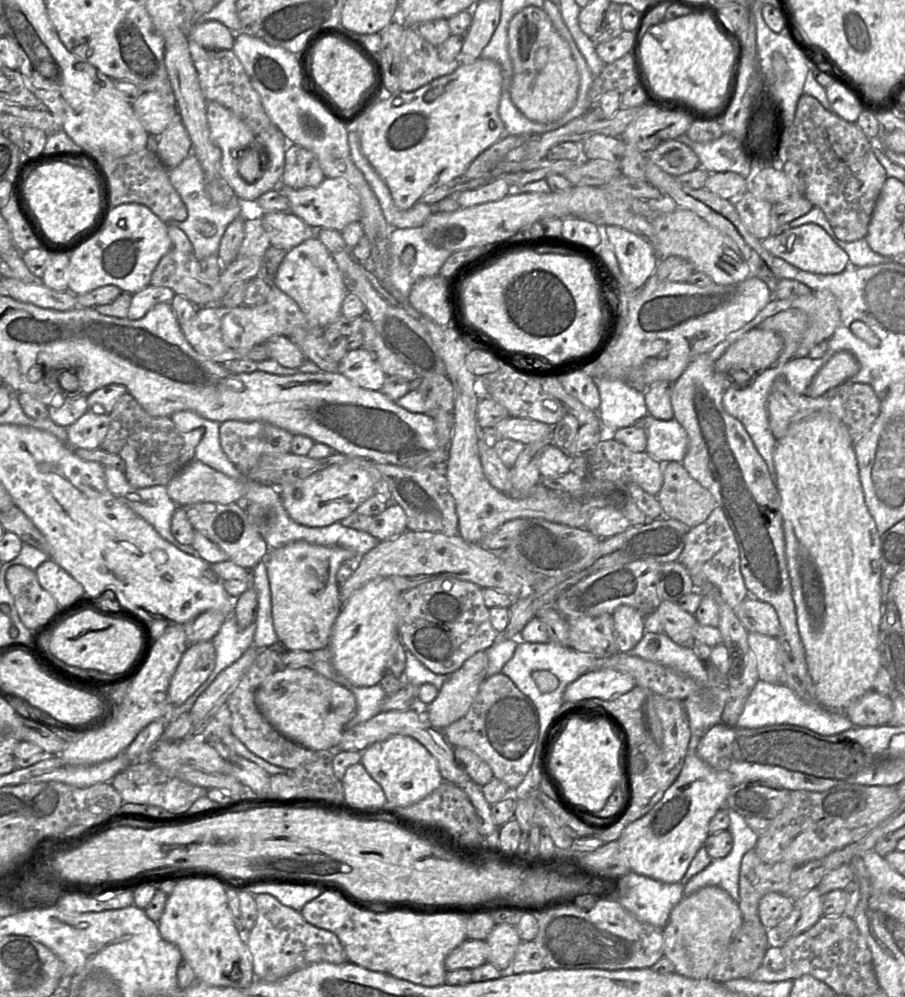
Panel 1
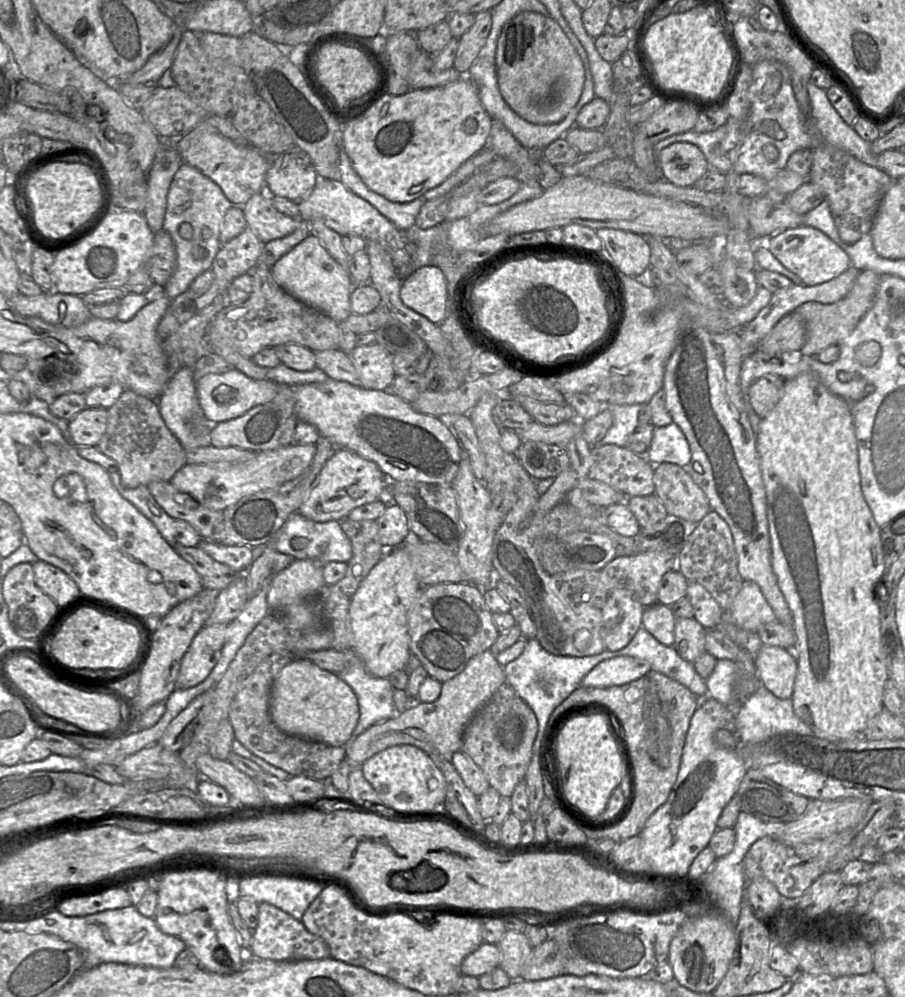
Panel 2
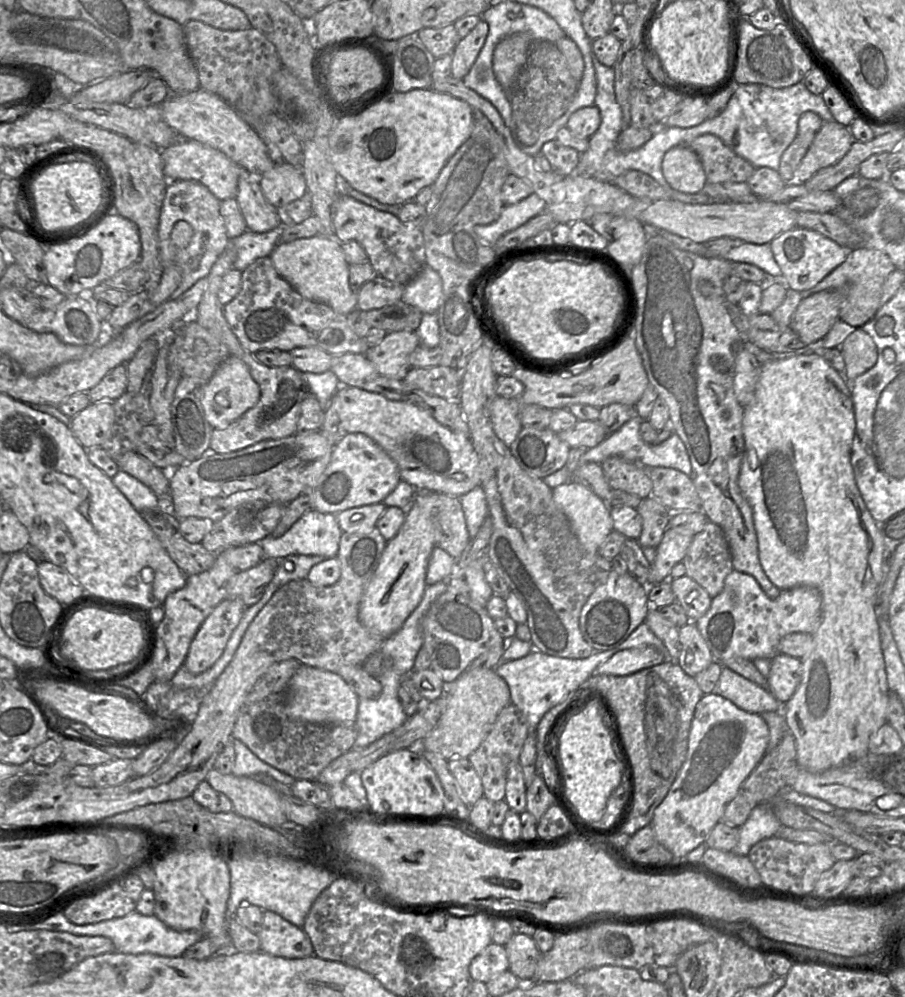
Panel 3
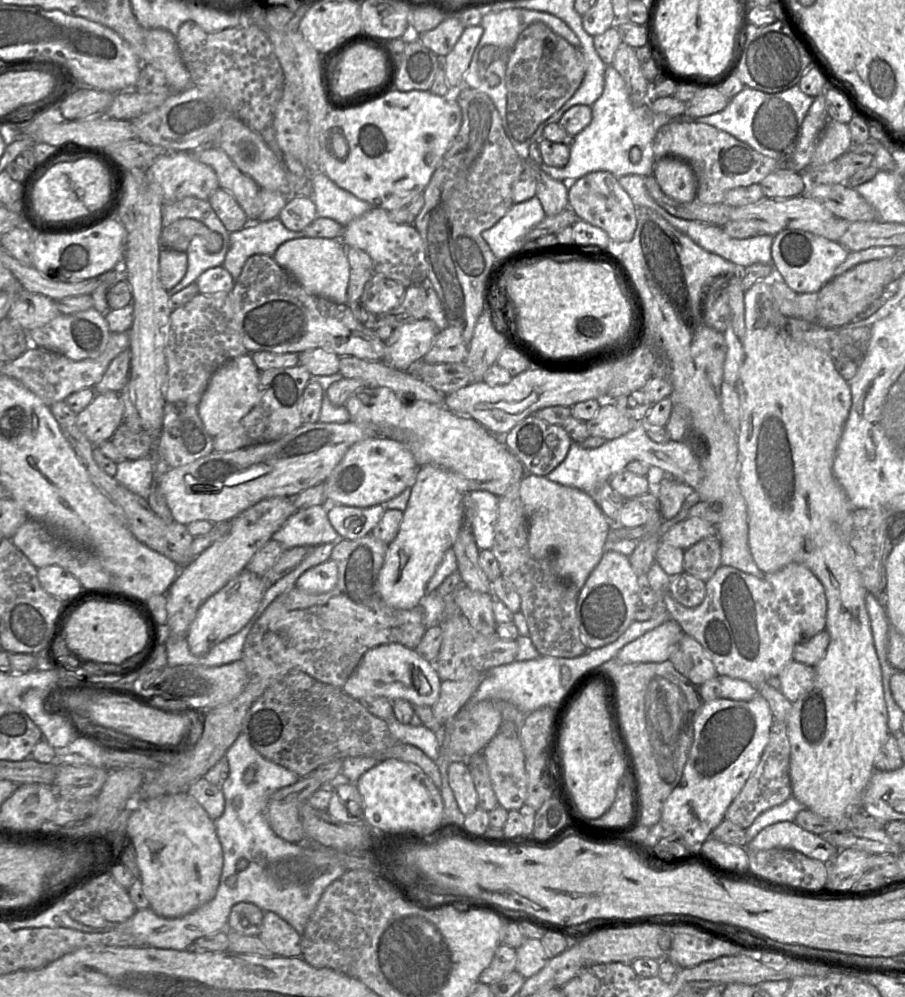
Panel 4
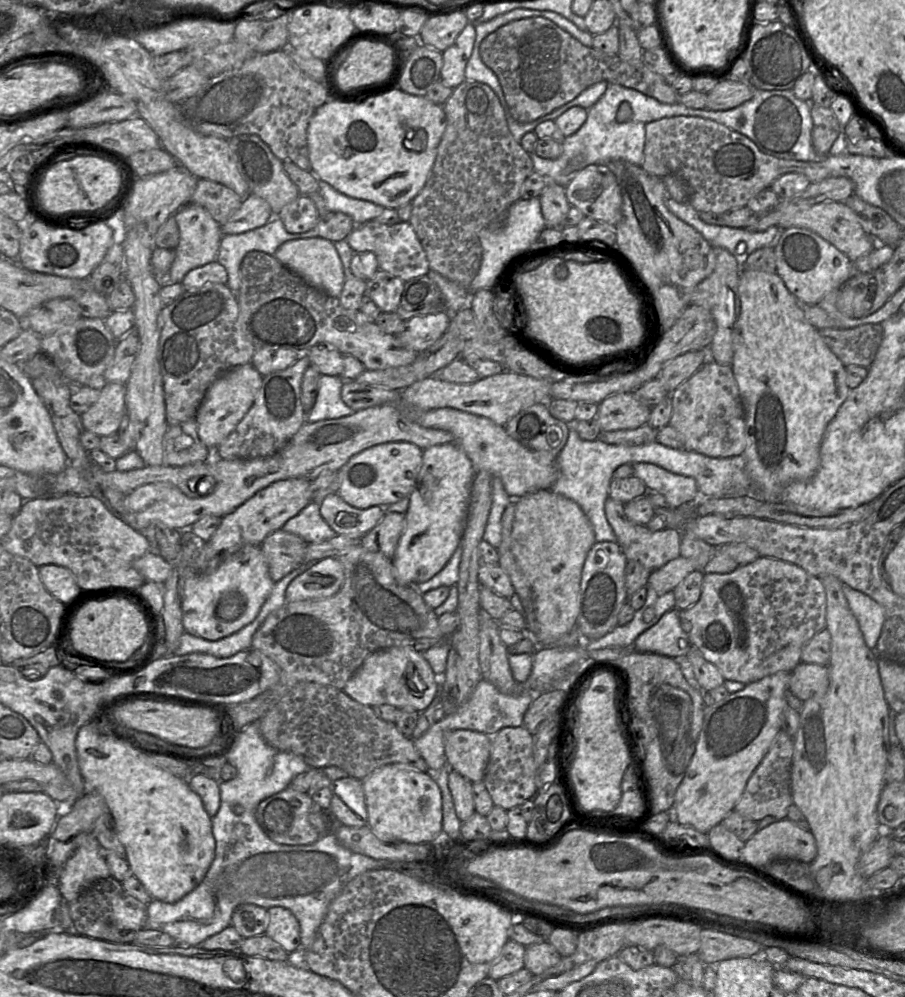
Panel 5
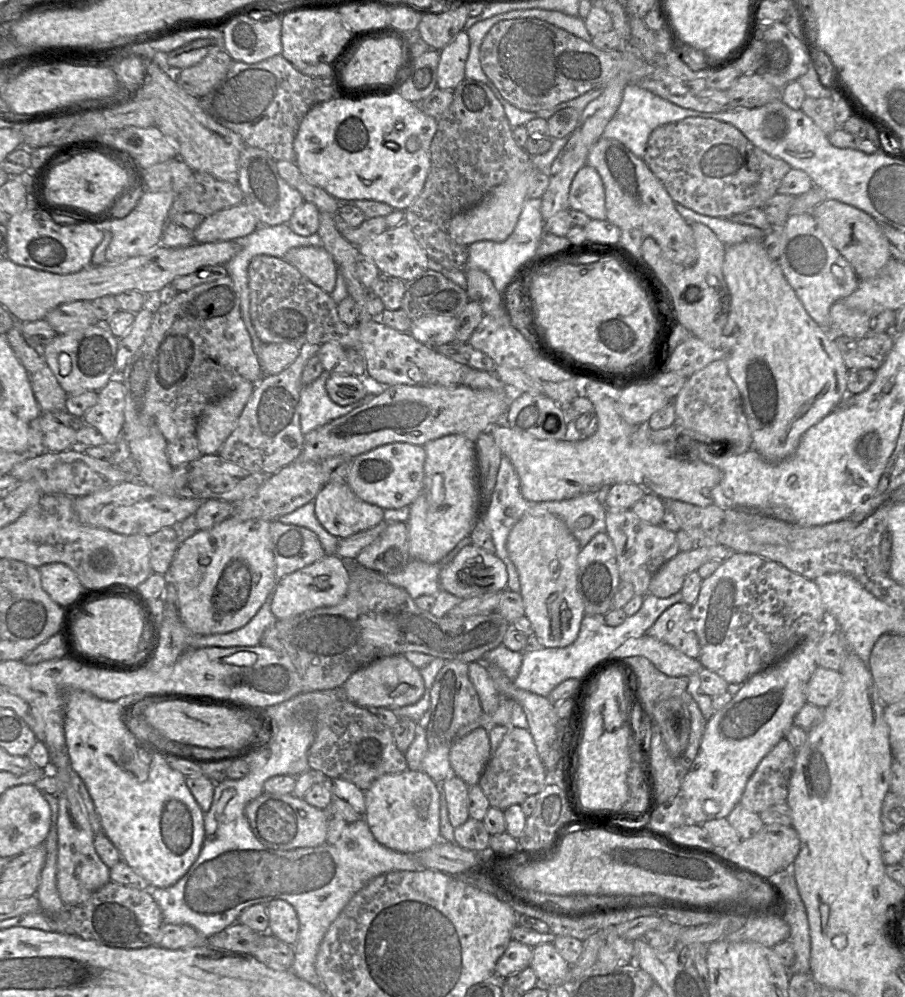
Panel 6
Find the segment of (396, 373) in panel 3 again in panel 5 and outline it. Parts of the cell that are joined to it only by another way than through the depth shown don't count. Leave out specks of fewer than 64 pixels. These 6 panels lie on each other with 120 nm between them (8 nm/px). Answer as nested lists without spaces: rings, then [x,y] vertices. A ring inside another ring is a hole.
[[[445,312],[414,317],[405,321],[398,337],[405,346],[419,354],[437,342],[449,324],[450,317]]]

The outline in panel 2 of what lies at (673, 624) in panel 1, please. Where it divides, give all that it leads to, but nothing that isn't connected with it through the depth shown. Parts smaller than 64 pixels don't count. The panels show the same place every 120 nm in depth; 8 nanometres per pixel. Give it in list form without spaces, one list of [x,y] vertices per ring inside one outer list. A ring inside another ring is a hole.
[[[676,618],[674,645],[681,658],[694,663],[705,649],[706,629],[694,618]]]

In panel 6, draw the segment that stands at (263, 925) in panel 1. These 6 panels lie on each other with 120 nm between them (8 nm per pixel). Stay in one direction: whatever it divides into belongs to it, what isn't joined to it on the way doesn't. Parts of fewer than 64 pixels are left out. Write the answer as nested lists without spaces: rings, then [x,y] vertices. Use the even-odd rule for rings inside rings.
[[[272,900],[266,904],[271,935],[288,945],[294,945],[299,933],[299,919],[292,905],[285,900]]]

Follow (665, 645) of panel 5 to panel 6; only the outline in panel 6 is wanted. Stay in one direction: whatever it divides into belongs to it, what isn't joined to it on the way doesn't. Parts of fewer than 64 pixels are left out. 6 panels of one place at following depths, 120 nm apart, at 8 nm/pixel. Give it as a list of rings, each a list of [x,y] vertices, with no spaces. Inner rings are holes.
[[[678,602],[665,610],[648,629],[647,635],[664,642],[690,658],[700,656],[700,643],[693,630],[691,605]]]

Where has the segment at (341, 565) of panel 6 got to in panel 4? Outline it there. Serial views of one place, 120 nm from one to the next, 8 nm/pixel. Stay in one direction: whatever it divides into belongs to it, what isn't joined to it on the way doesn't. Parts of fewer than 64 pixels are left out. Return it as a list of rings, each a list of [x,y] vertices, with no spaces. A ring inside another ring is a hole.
[[[331,559],[305,571],[296,581],[295,587],[309,594],[331,591],[338,581],[338,567]]]

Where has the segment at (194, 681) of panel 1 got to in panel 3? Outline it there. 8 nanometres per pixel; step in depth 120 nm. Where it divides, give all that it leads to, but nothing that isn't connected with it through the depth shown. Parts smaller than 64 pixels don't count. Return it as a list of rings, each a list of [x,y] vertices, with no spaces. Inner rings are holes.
[[[240,598],[220,602],[195,634],[184,667],[194,675],[209,669],[222,655],[247,606]]]

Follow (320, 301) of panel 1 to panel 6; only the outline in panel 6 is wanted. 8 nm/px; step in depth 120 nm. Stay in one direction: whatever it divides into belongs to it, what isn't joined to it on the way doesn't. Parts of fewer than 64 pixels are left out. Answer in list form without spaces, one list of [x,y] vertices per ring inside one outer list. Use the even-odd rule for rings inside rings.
[[[296,247],[283,258],[313,284],[331,294],[336,286],[338,267],[324,247]]]

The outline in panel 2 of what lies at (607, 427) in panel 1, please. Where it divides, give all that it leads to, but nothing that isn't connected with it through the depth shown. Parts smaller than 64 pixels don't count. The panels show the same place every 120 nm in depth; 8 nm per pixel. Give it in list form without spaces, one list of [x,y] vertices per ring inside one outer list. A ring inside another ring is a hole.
[[[642,404],[610,405],[608,407],[613,415],[613,424],[605,436],[593,446],[615,444],[626,447],[628,436],[638,426],[638,414]]]

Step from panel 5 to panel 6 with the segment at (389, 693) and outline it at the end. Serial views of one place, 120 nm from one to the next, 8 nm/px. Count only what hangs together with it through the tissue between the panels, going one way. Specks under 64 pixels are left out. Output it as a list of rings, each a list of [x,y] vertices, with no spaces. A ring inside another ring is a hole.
[[[392,655],[378,658],[353,673],[343,685],[343,691],[358,706],[394,709],[418,702],[424,695],[425,685],[420,670],[404,655]]]

